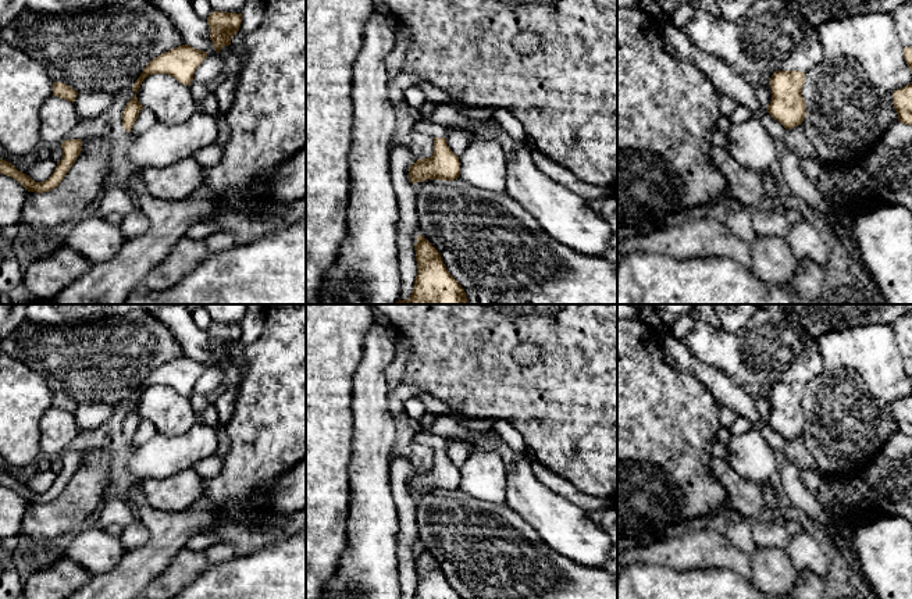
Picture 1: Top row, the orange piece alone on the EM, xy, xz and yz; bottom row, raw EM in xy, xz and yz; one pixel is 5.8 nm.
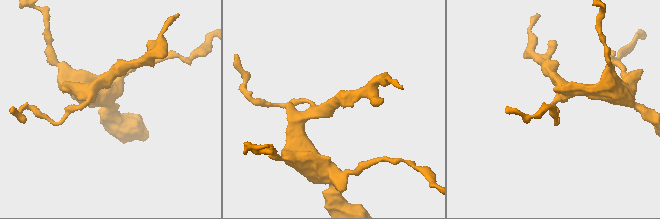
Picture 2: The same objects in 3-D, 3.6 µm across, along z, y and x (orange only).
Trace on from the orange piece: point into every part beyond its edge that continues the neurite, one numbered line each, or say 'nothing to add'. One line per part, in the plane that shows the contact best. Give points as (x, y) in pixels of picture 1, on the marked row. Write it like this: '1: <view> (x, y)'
nothing to add

